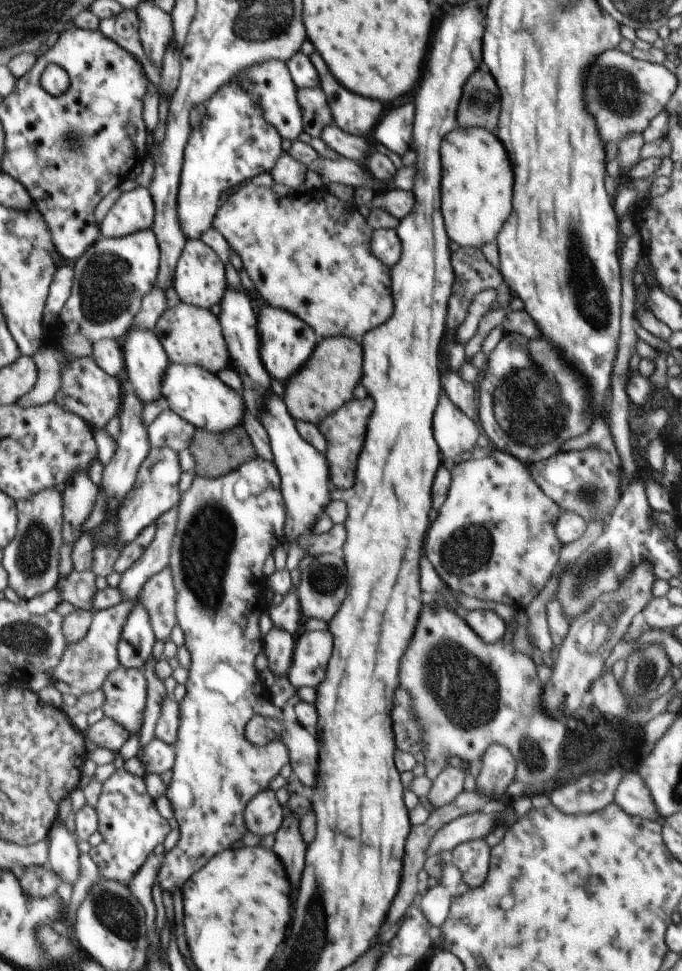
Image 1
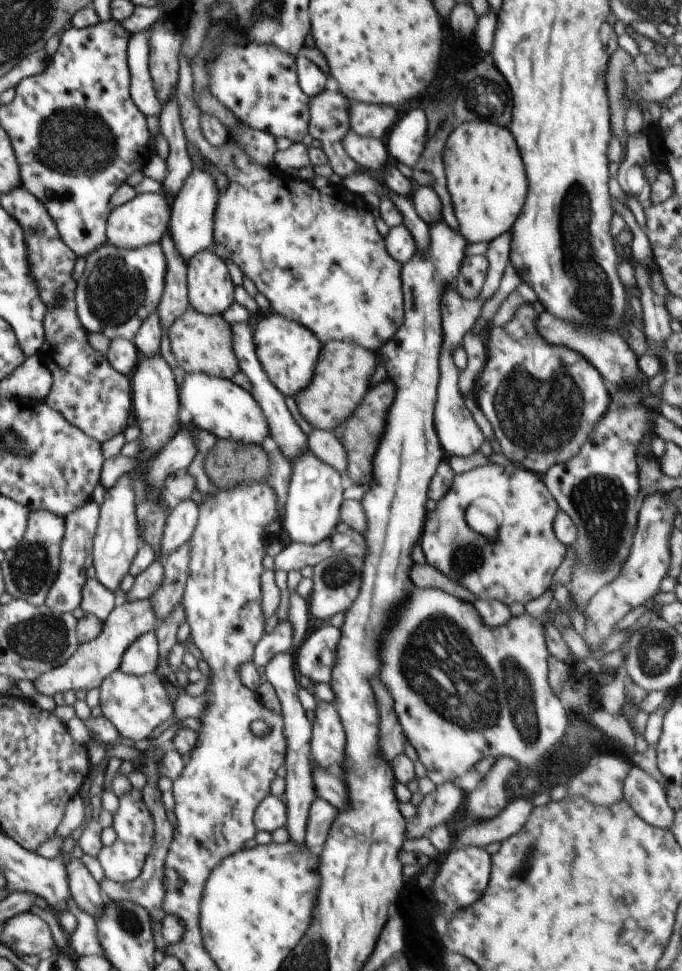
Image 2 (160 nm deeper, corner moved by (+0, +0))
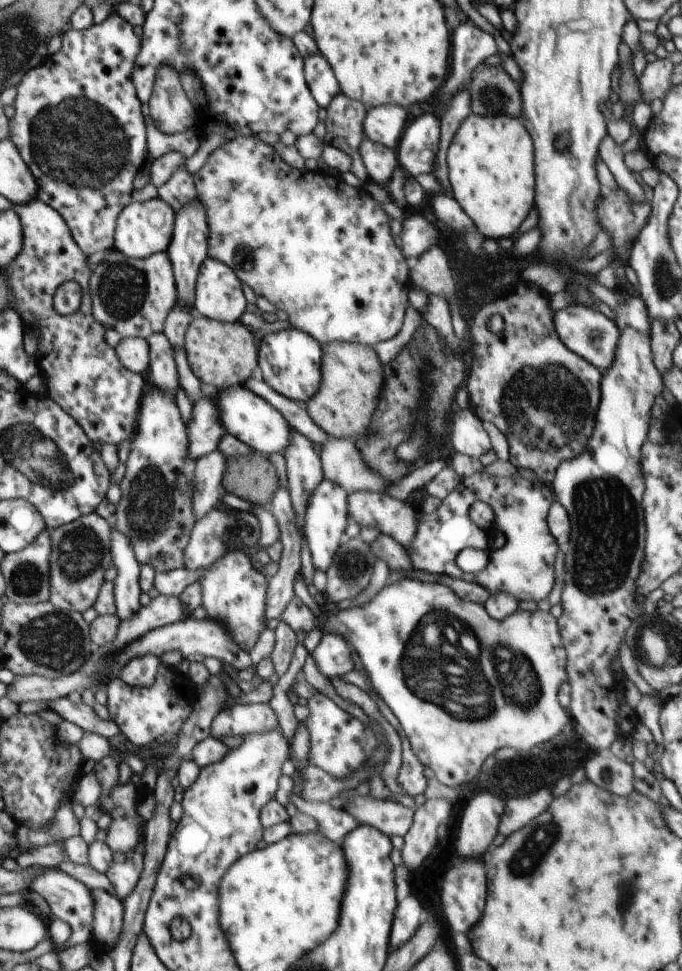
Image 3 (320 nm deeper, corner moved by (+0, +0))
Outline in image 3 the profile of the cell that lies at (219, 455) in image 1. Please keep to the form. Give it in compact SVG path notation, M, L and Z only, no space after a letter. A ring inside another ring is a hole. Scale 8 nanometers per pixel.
M253 452L248 456L227 458L223 485L228 493L238 498L266 506L279 487L278 474L268 456Z

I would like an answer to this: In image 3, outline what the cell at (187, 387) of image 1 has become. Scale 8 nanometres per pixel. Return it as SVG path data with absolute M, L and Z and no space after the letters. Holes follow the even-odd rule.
M244 386L218 389L218 392L221 394L217 402L219 413L228 434L245 442L254 451L263 453L265 456L276 454L276 452L283 455L286 447L291 443L293 432L290 423L275 406Z

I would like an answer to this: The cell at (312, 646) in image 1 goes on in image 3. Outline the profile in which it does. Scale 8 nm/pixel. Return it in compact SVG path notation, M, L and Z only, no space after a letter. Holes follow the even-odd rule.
M324 634L313 653L316 666L328 678L344 676L355 669L351 646L341 636Z

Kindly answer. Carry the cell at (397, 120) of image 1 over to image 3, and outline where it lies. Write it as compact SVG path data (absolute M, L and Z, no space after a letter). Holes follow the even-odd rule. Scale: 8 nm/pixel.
M424 114L408 123L396 150L399 164L408 176L415 178L433 172L440 137L441 121L435 114Z

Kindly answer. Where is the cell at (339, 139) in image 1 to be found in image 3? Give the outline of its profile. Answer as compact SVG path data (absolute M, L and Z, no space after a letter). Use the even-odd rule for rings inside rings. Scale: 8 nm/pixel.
M364 138L359 148L368 178L380 185L390 182L394 170L399 165L395 151L380 143Z

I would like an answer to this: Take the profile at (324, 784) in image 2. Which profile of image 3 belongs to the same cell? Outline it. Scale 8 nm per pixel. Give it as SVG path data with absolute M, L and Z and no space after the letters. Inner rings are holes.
M369 795L354 797L344 808L361 824L377 828L384 835L404 836L412 826L415 811L394 800L375 800Z

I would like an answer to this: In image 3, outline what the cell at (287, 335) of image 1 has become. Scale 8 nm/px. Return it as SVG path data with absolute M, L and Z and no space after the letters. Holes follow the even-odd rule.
M296 327L267 335L263 338L258 351L259 368L256 374L278 394L306 404L309 398L318 392L321 385L323 361L321 345L313 336Z

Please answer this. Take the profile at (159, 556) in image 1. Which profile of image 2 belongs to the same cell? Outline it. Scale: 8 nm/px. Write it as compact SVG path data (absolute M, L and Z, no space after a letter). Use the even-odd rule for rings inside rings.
M192 500L181 501L168 515L161 554L155 560L164 561L171 552L191 539L199 517L199 505Z

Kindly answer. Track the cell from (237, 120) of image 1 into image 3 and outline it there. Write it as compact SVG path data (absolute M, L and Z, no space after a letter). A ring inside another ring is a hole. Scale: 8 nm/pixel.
M200 200L183 207L175 213L172 240L167 253L172 263L177 290L177 305L179 307L192 307L195 299L195 288L199 270L208 257L209 228L206 222L205 206Z

